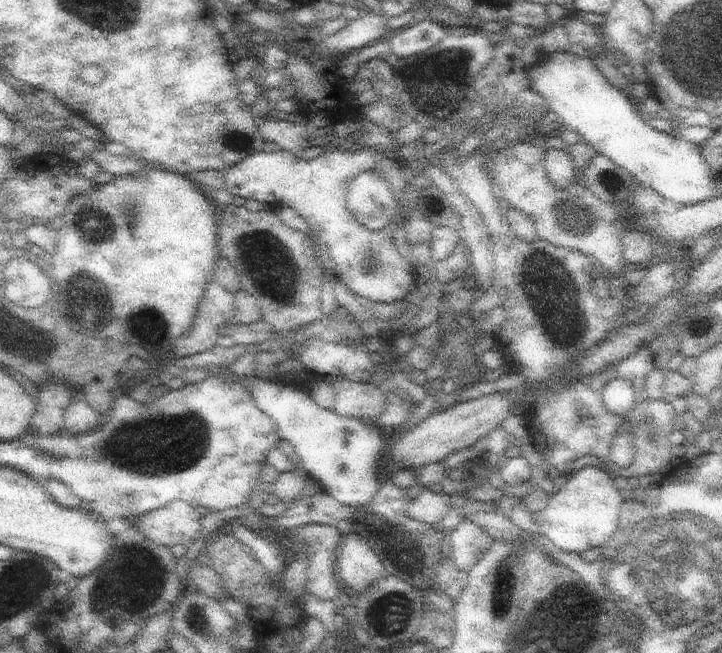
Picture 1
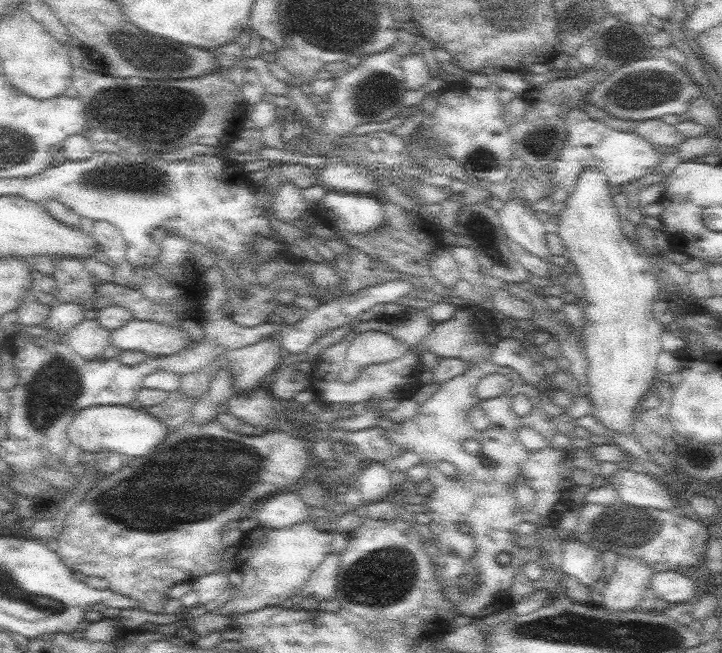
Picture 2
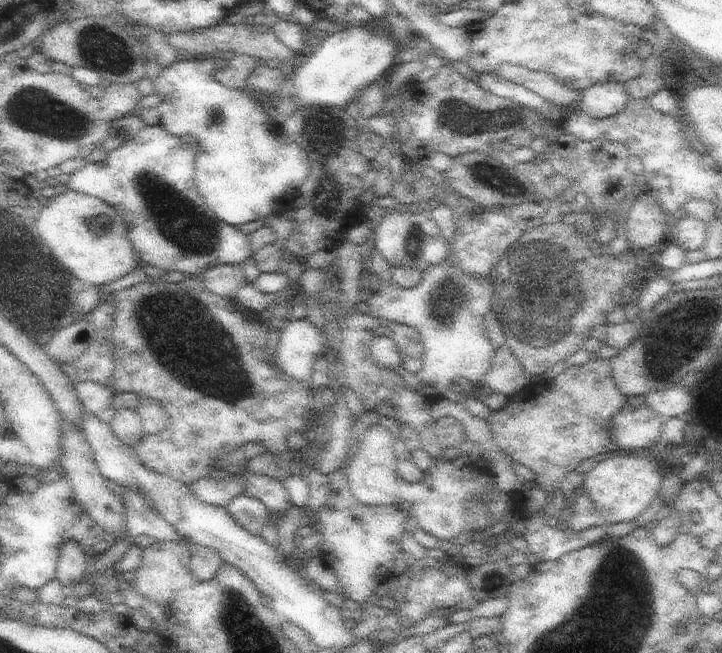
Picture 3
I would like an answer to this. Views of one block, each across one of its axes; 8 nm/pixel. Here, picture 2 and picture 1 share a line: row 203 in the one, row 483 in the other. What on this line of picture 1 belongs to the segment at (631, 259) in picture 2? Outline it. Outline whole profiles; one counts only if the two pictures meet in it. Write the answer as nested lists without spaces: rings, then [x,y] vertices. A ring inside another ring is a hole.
[[[589,465],[570,476],[570,480],[556,488],[542,512],[531,514],[537,530],[566,552],[580,554],[590,548],[600,548],[618,530],[624,498],[609,469]]]

